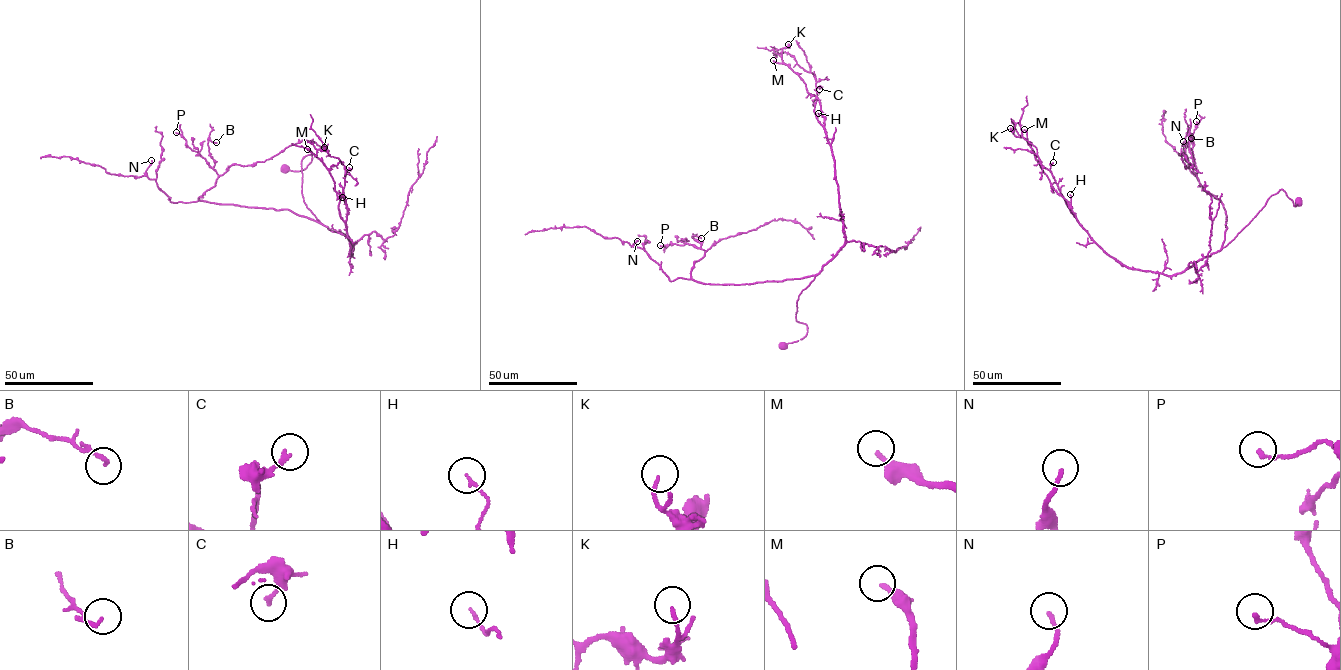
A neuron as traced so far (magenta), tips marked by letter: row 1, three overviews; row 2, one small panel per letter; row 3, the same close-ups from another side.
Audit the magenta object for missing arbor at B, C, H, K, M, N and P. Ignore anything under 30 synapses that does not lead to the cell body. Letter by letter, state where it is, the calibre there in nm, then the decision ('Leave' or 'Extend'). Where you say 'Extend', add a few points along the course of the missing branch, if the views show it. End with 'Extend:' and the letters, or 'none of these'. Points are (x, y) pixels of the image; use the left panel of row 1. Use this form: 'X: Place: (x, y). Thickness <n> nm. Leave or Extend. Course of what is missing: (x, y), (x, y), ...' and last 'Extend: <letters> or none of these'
B: Place: (216, 142). Thickness 140 nm. Leave
C: Place: (349, 167). Thickness 160 nm. Leave
H: Place: (342, 197). Thickness 110 nm. Leave
K: Place: (324, 147). Thickness 110 nm. Leave
M: Place: (307, 149). Thickness 240 nm. Extend. Course of what is missing: (307, 149), (288, 138), (279, 122), (279, 111), (282, 116)
N: Place: (151, 160). Thickness 160 nm. Leave
P: Place: (176, 132). Thickness 150 nm. Leave
Extend: M

